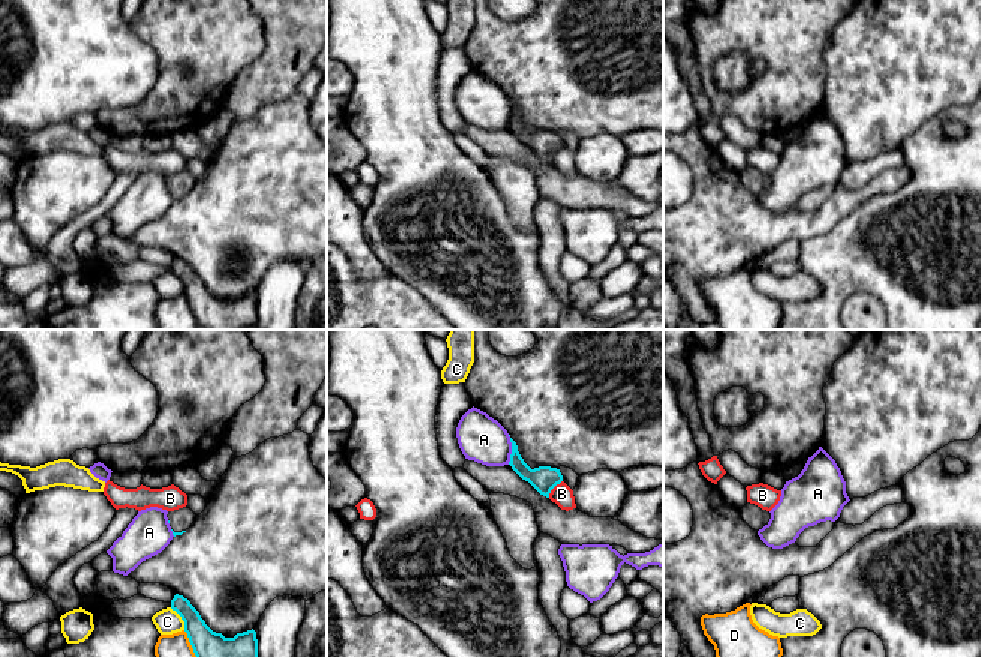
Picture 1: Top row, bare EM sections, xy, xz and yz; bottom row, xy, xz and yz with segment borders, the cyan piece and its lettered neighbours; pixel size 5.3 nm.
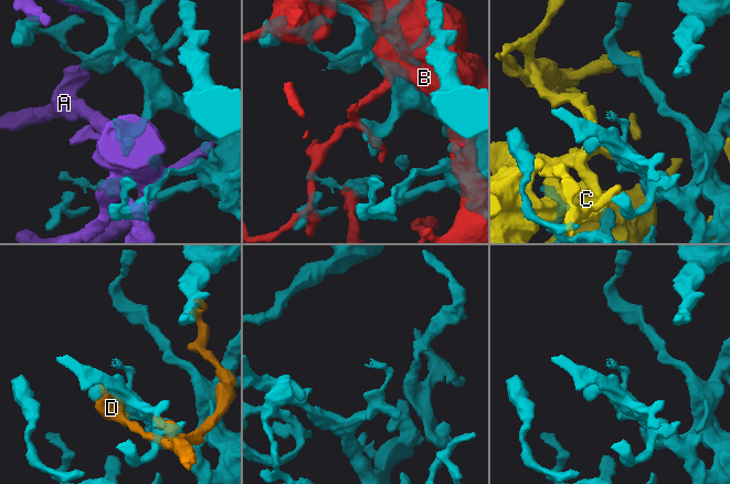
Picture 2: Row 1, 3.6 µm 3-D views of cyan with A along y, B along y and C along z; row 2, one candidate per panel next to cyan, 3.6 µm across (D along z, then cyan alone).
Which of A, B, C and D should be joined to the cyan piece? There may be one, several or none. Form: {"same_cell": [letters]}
{"same_cell": []}

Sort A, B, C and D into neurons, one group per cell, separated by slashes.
A / B / C / D

